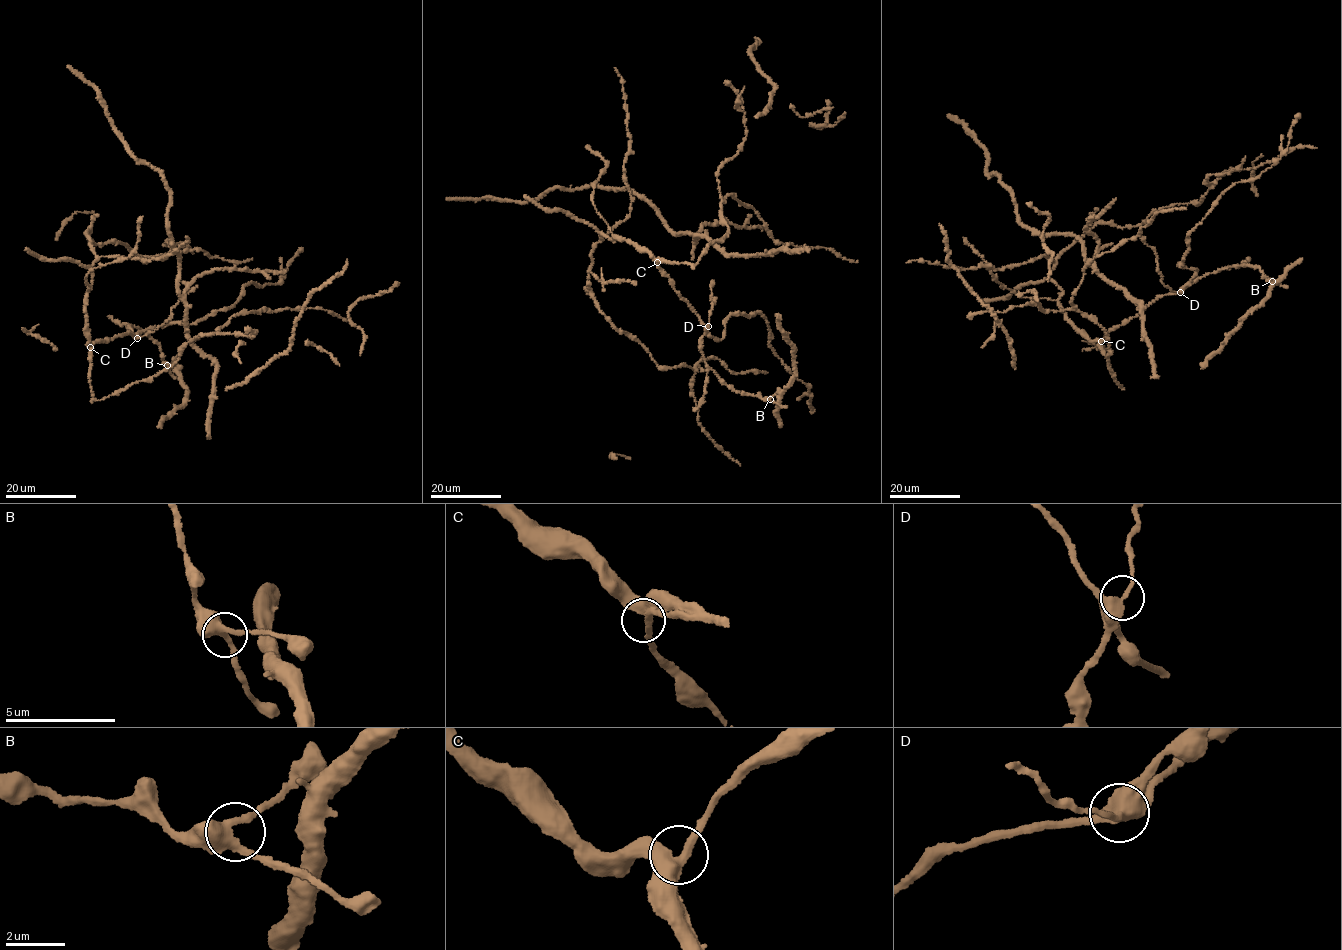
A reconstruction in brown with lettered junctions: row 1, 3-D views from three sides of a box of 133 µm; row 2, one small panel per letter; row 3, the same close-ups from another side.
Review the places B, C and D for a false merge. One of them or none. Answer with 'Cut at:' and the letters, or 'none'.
Cut at: D

